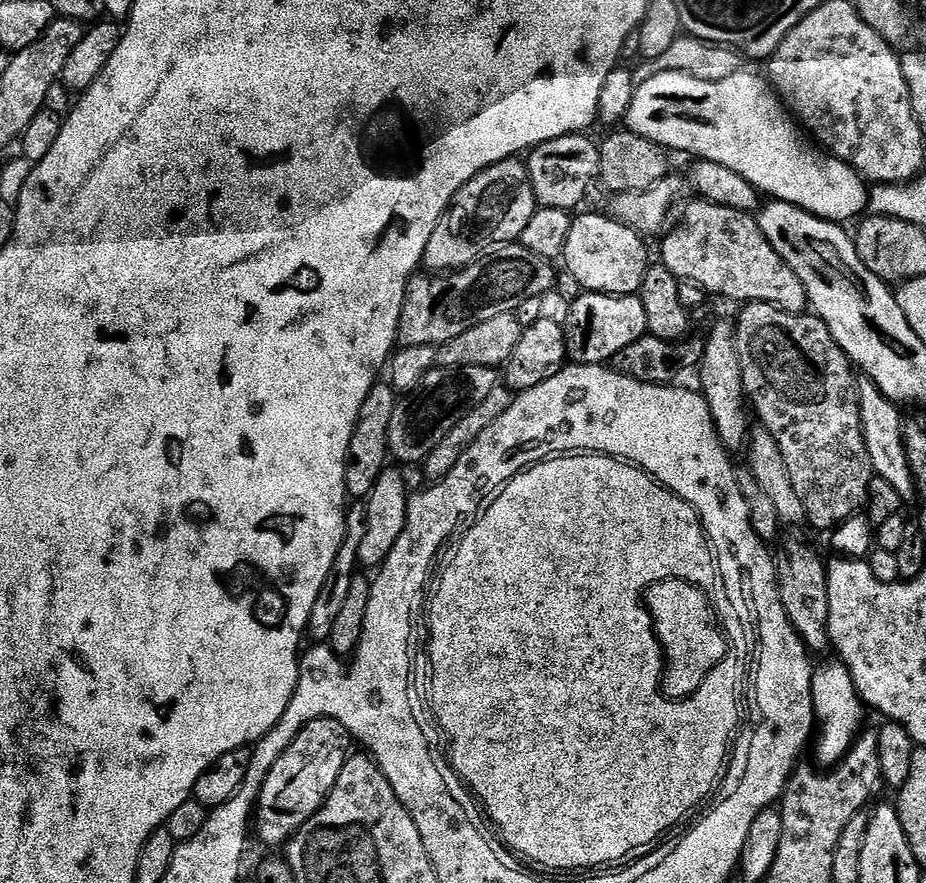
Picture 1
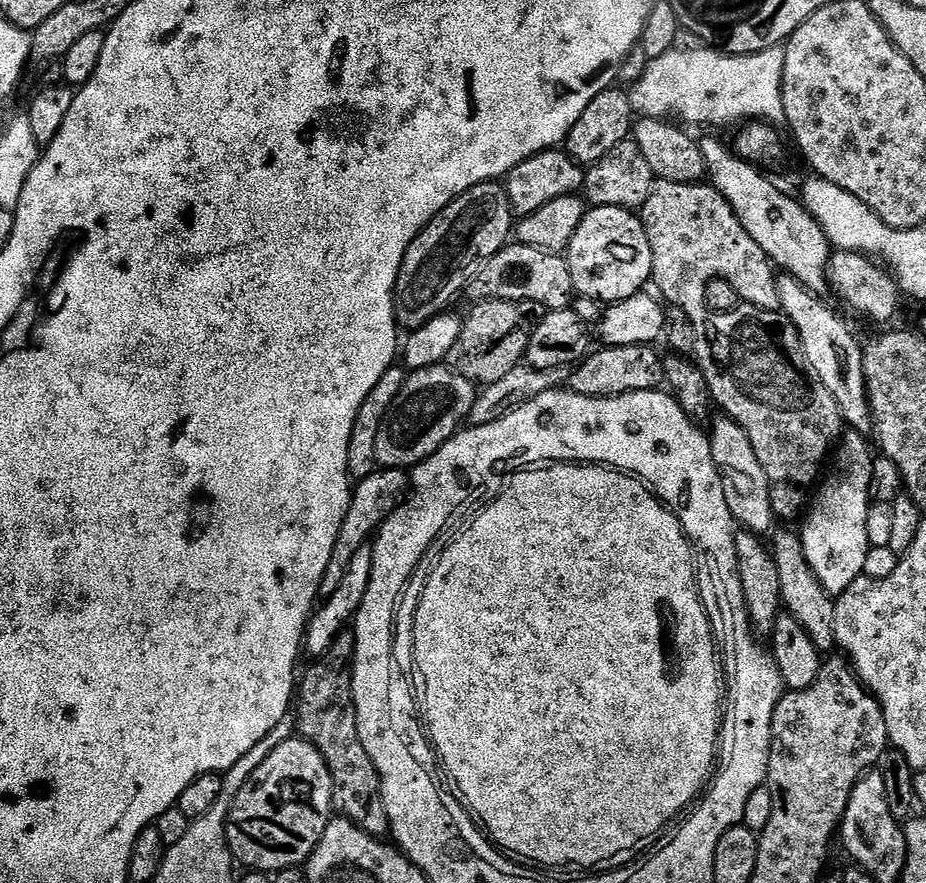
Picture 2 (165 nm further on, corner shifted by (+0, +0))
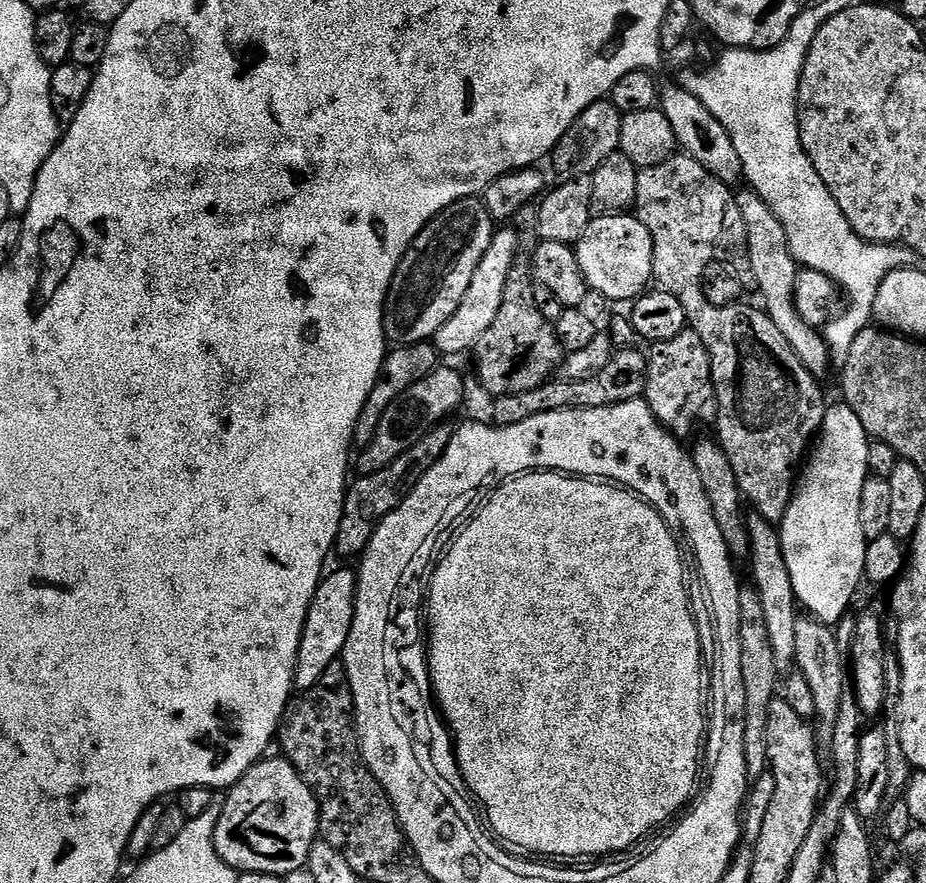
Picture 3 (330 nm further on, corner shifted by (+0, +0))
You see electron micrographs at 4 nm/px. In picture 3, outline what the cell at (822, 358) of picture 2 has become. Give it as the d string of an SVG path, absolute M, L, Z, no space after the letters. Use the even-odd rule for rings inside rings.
M751 190L737 191L735 193L736 205L742 216L742 226L746 230L746 242L748 243L747 271L752 271L752 280L764 299L763 311L778 326L782 338L794 350L794 354L802 362L802 366L811 376L823 378L828 372L828 360L830 361L830 349L817 329L812 328L796 310L796 302L793 300L796 289L796 274L798 265L790 254L790 246L786 238L786 230L778 218L774 218L774 210L762 202L757 192Z

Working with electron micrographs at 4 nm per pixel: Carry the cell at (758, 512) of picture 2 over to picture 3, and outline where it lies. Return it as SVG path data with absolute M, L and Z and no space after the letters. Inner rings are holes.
M752 516L746 522L748 538L751 541L748 562L752 568L752 586L759 596L762 614L765 615L766 631L770 646L774 648L774 660L777 673L784 674L795 667L794 641L797 634L798 605L793 592L793 583L786 570L784 555L781 554L779 531L768 521Z

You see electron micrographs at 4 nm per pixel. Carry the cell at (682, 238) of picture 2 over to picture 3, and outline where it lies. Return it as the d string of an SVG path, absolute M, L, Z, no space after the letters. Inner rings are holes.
M673 154L658 166L639 169L634 215L642 222L642 226L646 226L646 230L650 230L652 279L659 291L675 292L685 279L684 272L692 271L691 279L698 282L704 277L704 271L714 263L726 264L733 270L743 269L748 263L746 230L742 226L742 216L733 189L714 179L701 164L686 154Z

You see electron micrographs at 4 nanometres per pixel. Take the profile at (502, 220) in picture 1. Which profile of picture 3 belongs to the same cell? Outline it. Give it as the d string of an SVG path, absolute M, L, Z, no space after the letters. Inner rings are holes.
M479 199L460 200L438 214L400 259L384 303L384 338L389 345L423 344L452 317L466 298L482 254L490 250L494 221Z

